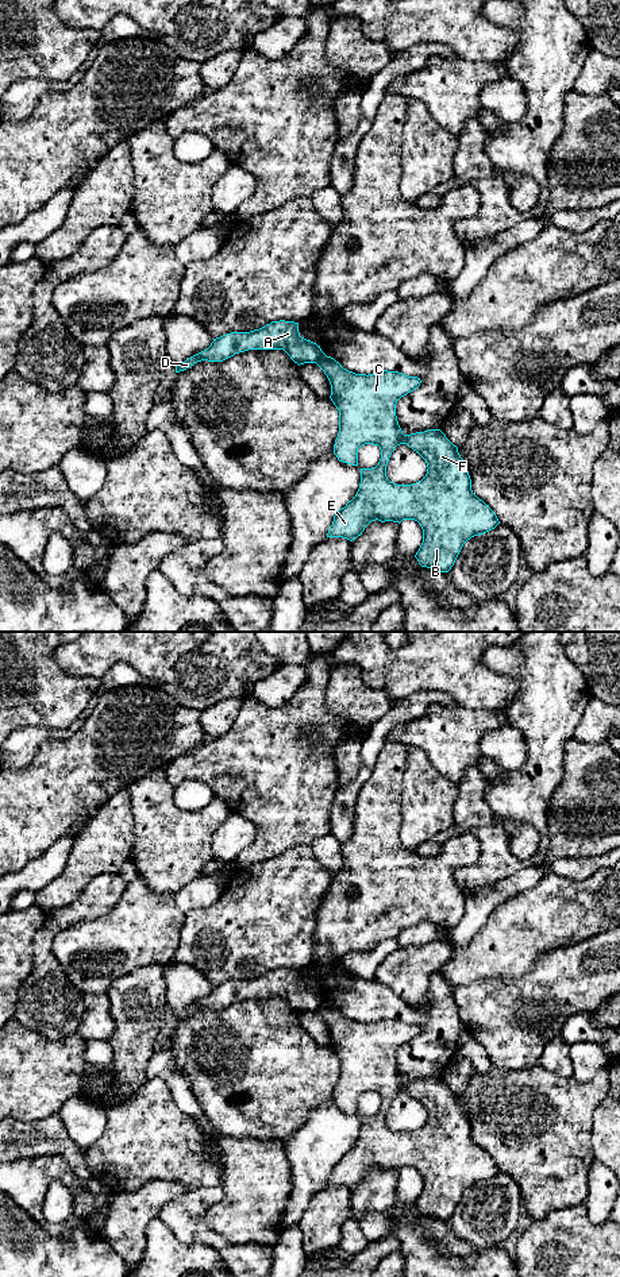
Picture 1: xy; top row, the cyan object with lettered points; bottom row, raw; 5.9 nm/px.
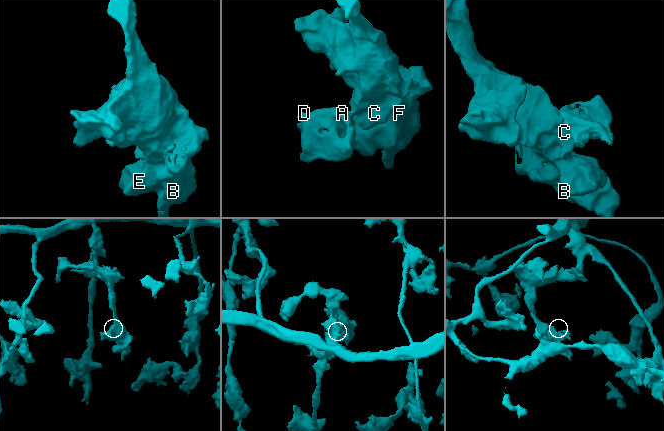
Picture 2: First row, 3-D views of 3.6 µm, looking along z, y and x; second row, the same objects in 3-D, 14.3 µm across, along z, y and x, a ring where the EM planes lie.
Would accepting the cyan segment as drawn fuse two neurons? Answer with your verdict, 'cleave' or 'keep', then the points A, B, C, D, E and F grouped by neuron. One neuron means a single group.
cleave | A D / B C E F

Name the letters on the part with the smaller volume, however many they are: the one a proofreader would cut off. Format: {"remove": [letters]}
{"remove": ["A", "D"]}

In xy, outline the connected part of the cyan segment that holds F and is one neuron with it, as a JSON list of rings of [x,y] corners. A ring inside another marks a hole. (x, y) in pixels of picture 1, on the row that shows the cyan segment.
[[[321,351],[316,363],[331,385],[331,401],[339,410],[339,433],[334,454],[339,462],[358,466],[358,450],[365,444],[378,445],[381,459],[376,467],[361,468],[361,483],[355,497],[344,508],[335,512],[327,537],[343,537],[350,541],[362,535],[371,521],[415,520],[423,529],[423,543],[416,552],[421,567],[448,572],[463,544],[474,536],[494,529],[500,521],[496,513],[471,490],[467,467],[454,445],[440,429],[428,429],[404,435],[396,416],[397,401],[417,389],[417,377],[398,371],[381,370],[376,374],[355,374],[342,367],[334,358]],[[409,445],[427,463],[425,477],[412,485],[396,485],[386,477],[386,466],[394,448]]]

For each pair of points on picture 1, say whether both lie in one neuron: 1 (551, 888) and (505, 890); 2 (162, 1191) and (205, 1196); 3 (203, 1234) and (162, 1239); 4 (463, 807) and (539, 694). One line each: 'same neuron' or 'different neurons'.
1: different neurons
2: different neurons
3: different neurons
4: different neurons

